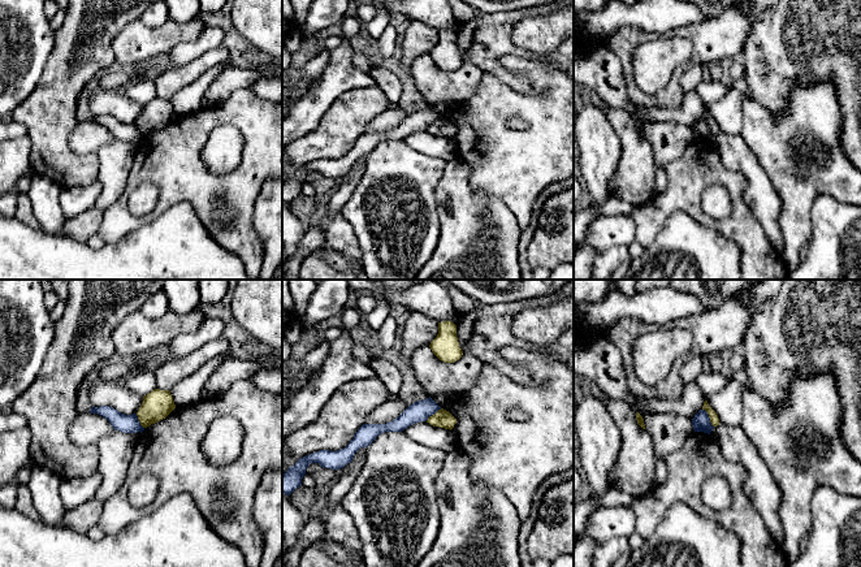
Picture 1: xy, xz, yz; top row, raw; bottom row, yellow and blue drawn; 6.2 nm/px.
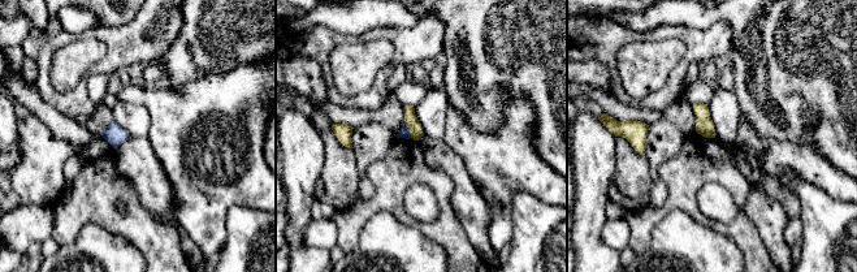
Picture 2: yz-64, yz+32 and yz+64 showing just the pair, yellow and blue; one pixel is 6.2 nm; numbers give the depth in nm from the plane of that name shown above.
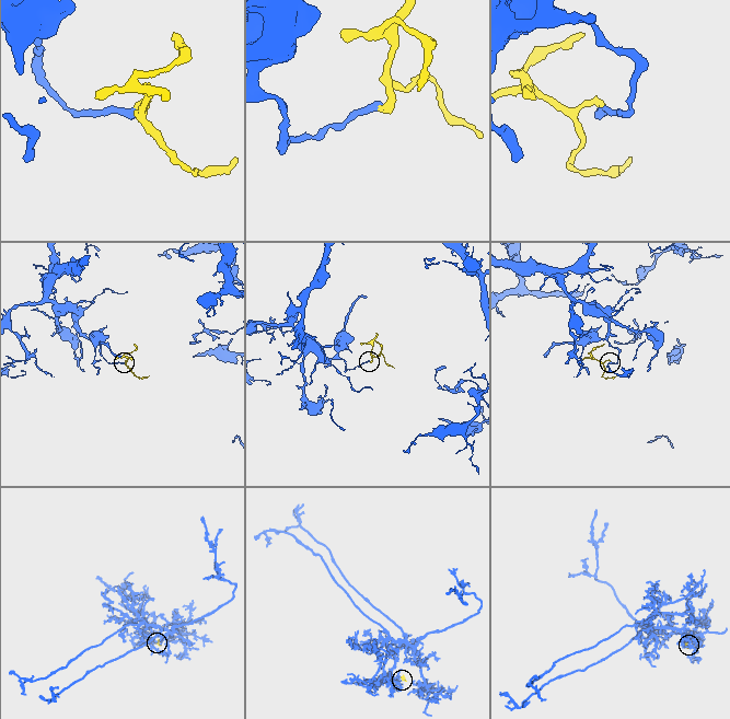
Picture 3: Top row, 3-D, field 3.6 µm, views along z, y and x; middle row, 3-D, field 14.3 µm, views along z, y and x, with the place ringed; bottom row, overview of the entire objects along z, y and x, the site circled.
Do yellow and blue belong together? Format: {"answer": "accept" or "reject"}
{"answer": "reject"}

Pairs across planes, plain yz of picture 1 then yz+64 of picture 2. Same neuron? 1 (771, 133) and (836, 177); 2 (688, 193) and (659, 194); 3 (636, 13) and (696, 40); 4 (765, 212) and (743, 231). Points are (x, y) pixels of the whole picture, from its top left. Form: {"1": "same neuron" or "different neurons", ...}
{"1": "same neuron", "2": "different neurons", "3": "different neurons", "4": "different neurons"}

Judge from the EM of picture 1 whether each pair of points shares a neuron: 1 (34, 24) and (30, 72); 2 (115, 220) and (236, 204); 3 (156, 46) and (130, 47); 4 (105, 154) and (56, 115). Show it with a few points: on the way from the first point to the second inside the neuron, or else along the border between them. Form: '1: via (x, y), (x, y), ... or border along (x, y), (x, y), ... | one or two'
1: via (34, 35), (31, 60) | one
2: via (145, 219), (151, 216), (173, 194), (206, 194) | one
3: via (150, 44), (137, 44) | one
4: border along (95, 154), (98, 158), (98, 178) | two

